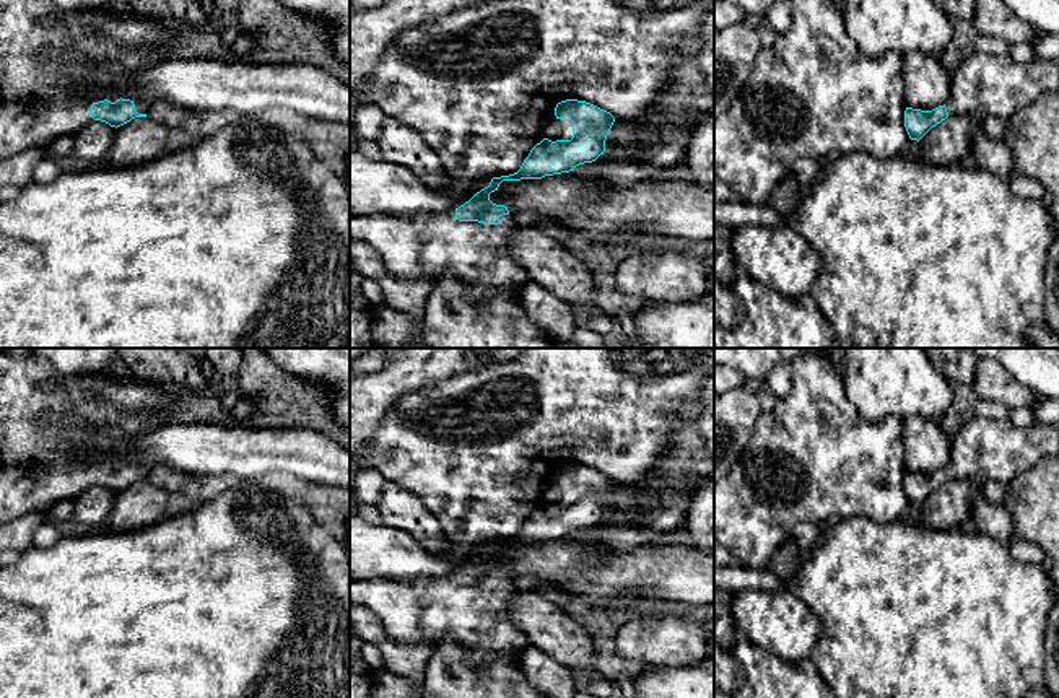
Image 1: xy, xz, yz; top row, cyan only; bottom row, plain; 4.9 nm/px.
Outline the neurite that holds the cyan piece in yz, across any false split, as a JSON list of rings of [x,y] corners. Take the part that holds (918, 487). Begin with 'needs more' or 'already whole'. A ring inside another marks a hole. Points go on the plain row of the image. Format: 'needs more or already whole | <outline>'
needs more | [[[971,417],[952,438],[952,456],[944,470],[932,475],[906,472],[904,491],[911,504],[921,504],[948,480],[1009,485],[1041,459],[1059,454],[1059,421],[1017,425],[1009,417]]]

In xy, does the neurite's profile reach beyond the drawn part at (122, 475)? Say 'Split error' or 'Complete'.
Split error

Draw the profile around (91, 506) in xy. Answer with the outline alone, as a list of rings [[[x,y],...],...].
[[[93,485],[81,491],[73,503],[73,521],[86,529],[101,527],[112,508],[115,491],[106,486]]]

